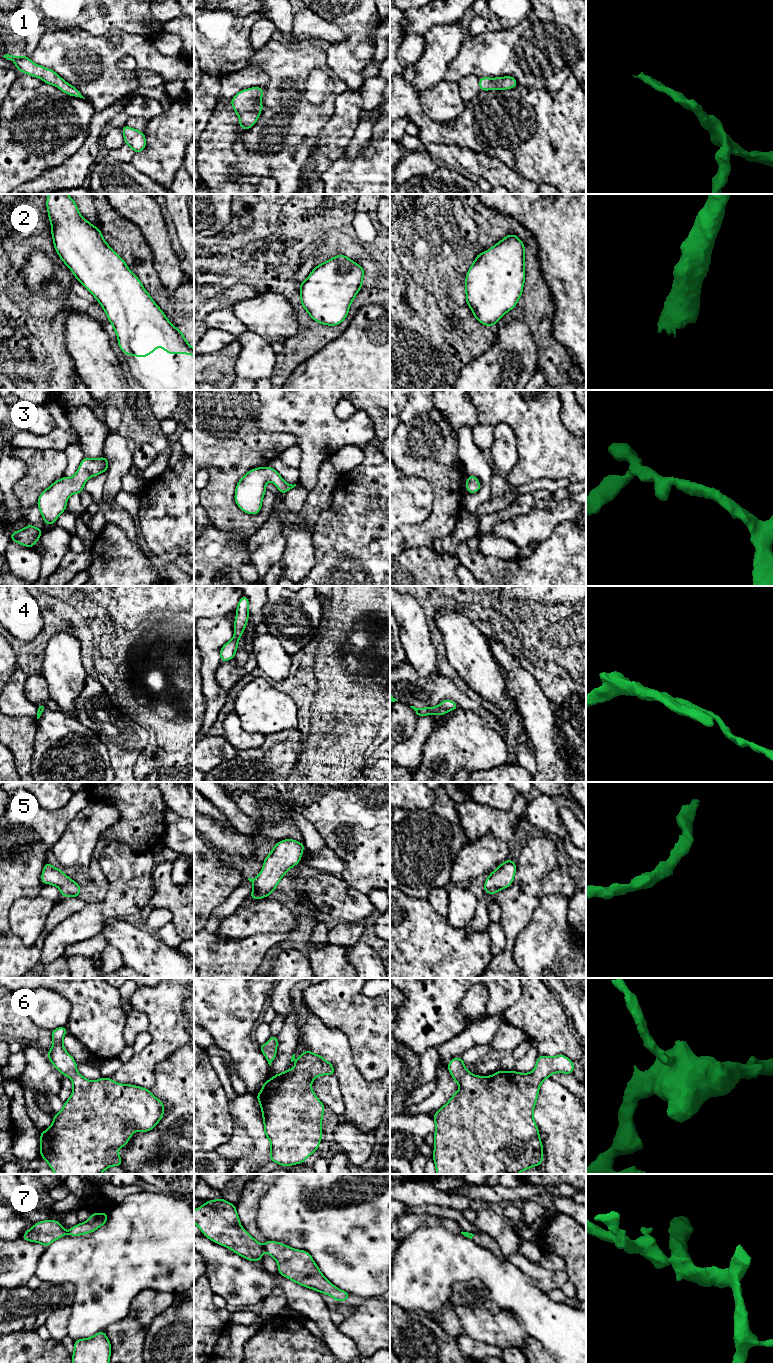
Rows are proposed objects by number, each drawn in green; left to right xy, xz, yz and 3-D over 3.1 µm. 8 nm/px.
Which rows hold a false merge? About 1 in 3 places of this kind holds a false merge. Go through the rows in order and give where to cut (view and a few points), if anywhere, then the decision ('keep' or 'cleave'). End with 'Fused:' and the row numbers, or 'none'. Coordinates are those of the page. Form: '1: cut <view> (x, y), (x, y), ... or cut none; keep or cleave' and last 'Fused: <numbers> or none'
1: cut none; keep
2: cut none; keep
3: cut none; keep
4: cut none; keep
5: cut none; keep
6: cut none; keep
7: cut xz (262, 1245), (264, 1248); cleave
Fused: 7

